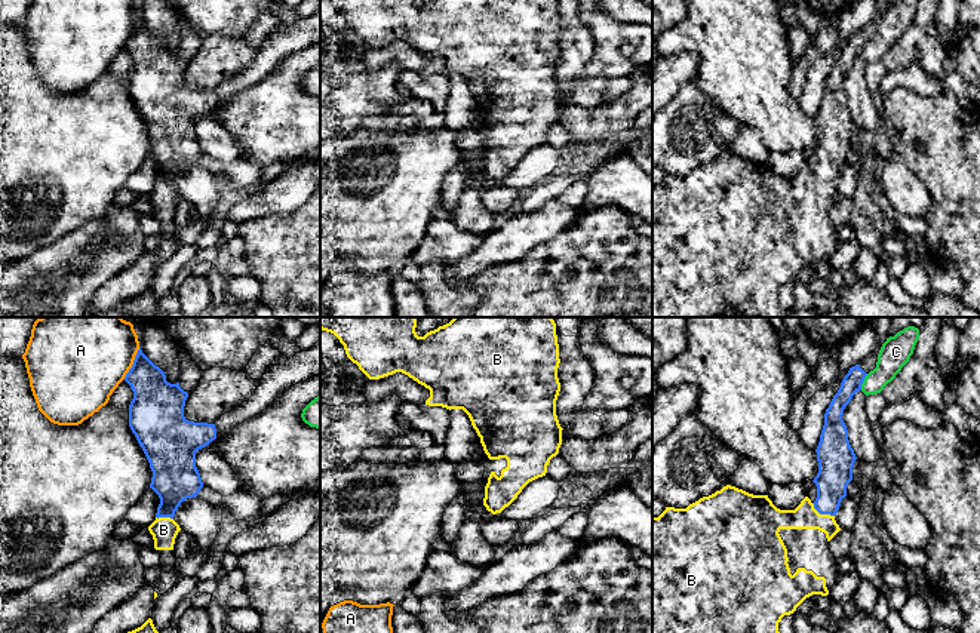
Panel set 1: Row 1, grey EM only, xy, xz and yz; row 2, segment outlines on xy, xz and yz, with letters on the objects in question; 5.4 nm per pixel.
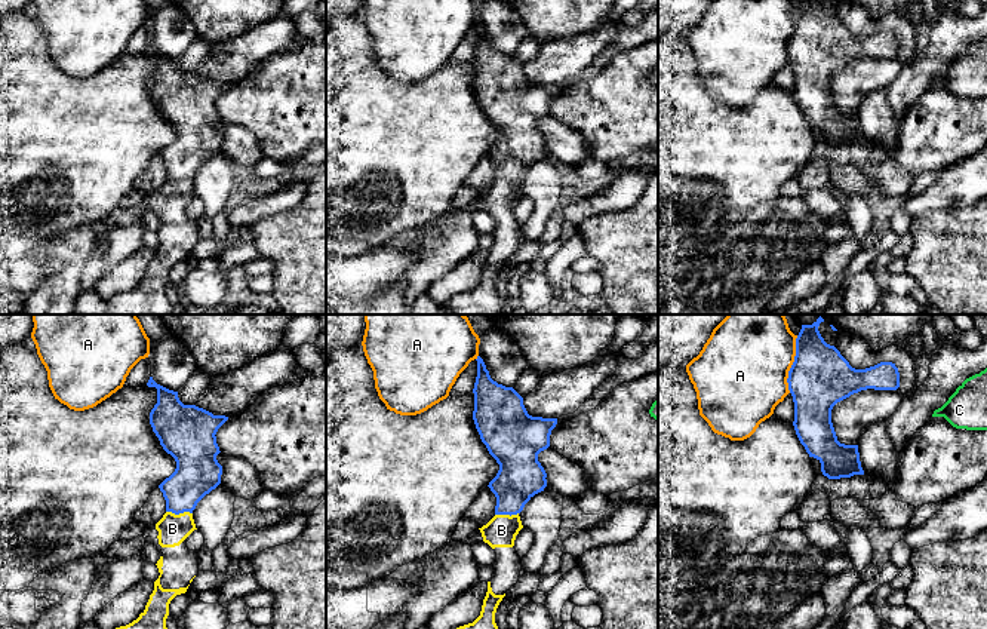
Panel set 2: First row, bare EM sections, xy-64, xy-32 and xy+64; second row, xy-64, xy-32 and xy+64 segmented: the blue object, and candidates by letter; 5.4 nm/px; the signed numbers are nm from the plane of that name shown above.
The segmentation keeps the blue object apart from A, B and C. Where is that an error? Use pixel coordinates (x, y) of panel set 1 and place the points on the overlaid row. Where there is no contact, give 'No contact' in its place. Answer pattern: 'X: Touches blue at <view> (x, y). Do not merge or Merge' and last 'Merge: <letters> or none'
A: Touches blue at xy (134, 363). Do not merge
B: Touches blue at yz (822, 513). Merge
C: Touches blue at yz (863, 380). Do not merge
Merge: B

